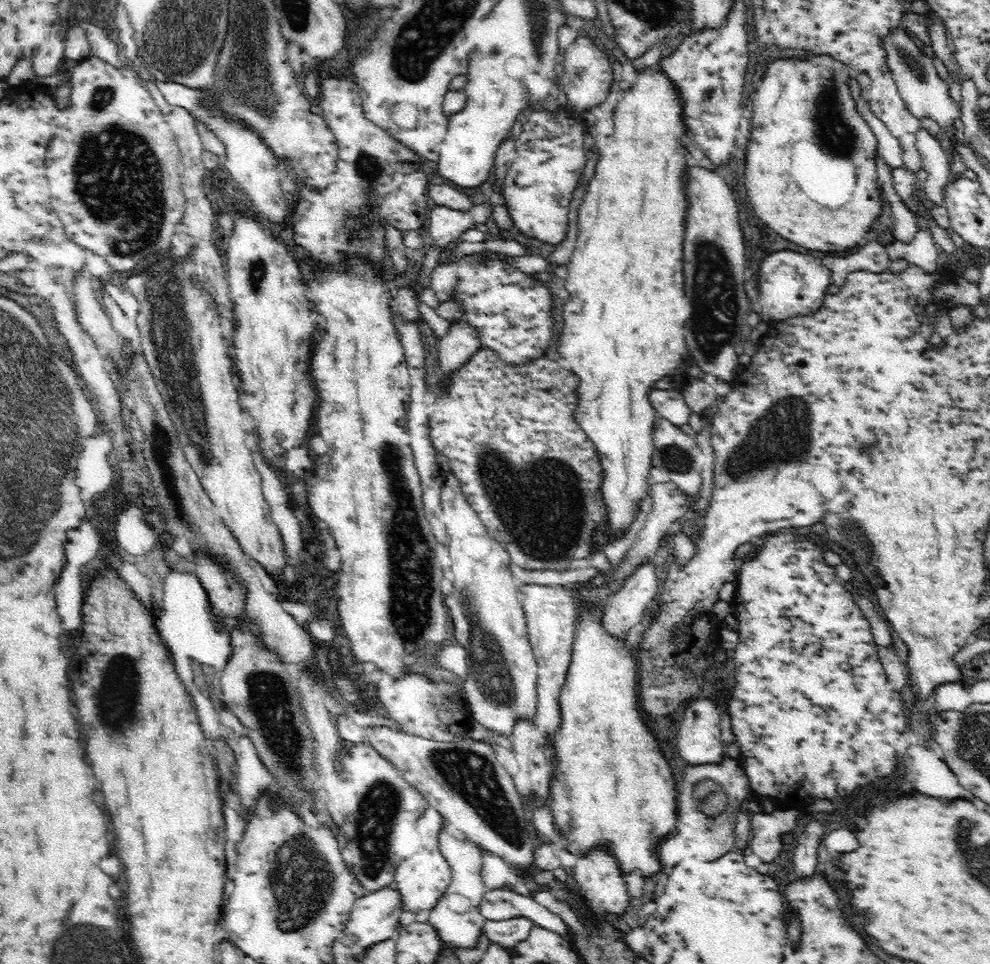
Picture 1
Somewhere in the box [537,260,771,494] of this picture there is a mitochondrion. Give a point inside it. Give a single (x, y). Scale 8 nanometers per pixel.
(676, 460)

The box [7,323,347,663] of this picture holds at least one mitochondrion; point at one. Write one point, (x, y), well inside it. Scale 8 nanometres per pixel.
(180, 374)

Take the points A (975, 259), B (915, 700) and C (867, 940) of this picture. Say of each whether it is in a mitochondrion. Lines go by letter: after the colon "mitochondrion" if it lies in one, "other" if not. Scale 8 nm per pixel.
A: other
B: other
C: other

